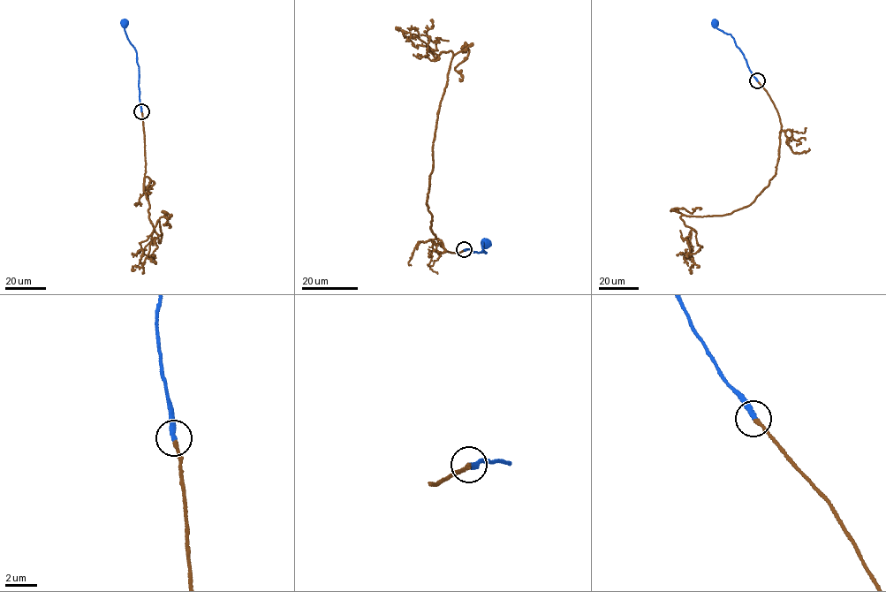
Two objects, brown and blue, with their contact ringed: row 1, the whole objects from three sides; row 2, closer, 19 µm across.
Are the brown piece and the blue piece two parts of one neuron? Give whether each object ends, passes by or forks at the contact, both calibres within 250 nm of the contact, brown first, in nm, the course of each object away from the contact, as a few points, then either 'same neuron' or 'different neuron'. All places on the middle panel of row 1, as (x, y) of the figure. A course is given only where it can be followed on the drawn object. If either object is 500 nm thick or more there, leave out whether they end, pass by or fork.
brown ends there; blue ends there; 240 nm thick on the brown side, 360 nm on the other; brown runs (464, 249), (441, 246), (426, 201), (452, 54), (444, 51), (433, 60), (439, 42), (427, 37), (431, 19); blue runs (464, 249), (486, 254), (482, 246), (486, 243); same neuron

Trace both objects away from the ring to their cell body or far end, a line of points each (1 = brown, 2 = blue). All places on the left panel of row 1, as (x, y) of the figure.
1: (141, 111), (143, 191), (159, 242), (162, 232), (158, 220), (151, 235), (151, 244), (157, 246), (153, 255)
2: (141, 110), (137, 54), (126, 35), (124, 22)

